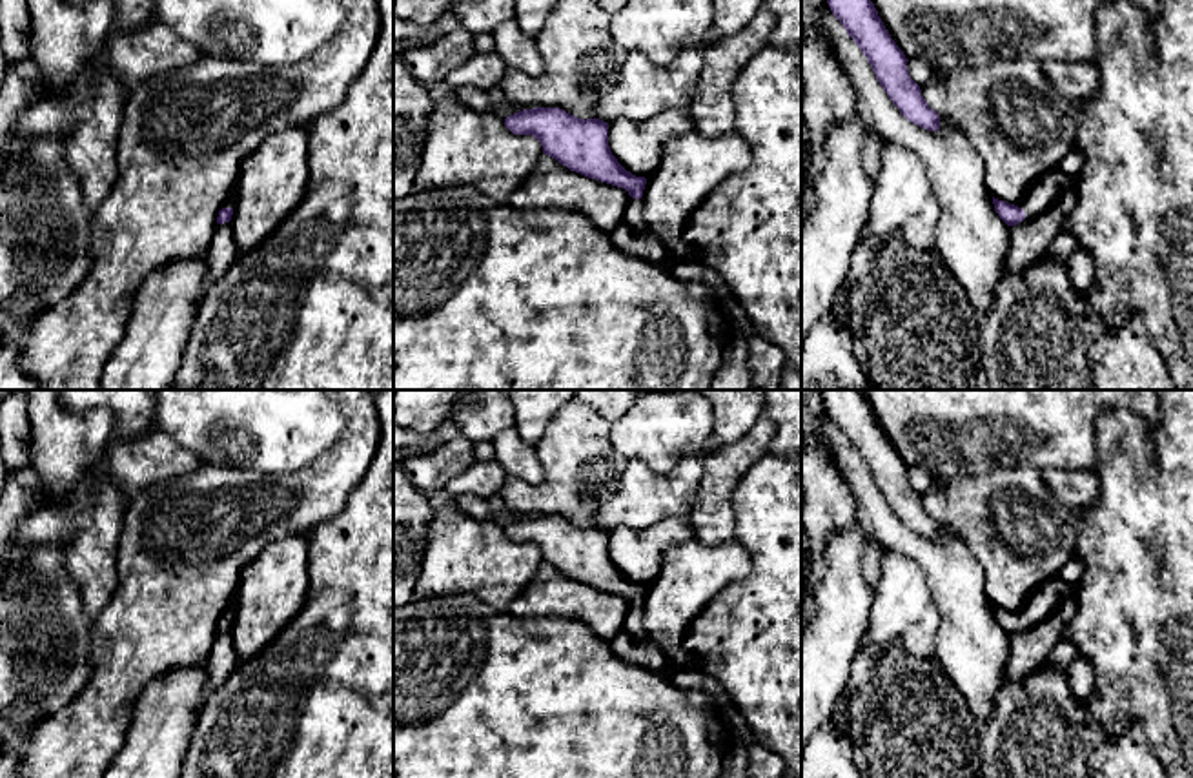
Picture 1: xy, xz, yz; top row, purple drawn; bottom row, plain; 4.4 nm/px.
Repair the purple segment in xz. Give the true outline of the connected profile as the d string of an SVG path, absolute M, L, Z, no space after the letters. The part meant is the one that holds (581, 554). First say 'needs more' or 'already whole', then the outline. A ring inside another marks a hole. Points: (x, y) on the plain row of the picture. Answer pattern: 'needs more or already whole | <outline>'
needs more | M534 516L506 525L505 534L514 543L535 545L543 561L570 579L627 598L632 610L625 619L625 630L636 640L648 640L641 612L647 587L627 579L612 563L608 530L583 528L559 516Z

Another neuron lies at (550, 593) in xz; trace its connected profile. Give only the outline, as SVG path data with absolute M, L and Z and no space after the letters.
M543 561L506 610L515 618L568 618L610 641L625 630L632 605L623 596L570 579Z

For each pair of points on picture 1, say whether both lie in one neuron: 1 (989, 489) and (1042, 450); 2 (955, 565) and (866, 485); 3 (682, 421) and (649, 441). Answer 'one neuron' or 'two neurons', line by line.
1: two neurons
2: one neuron
3: one neuron

